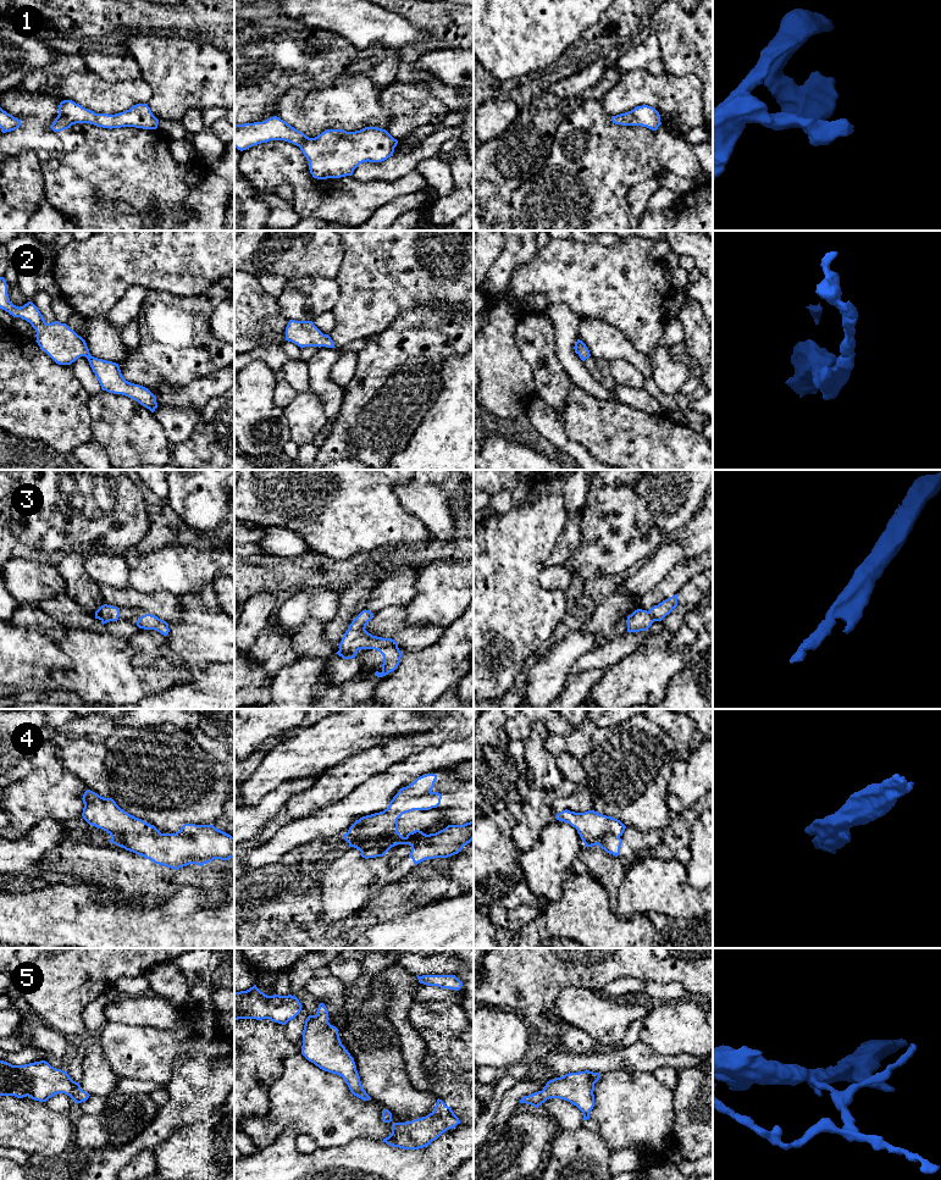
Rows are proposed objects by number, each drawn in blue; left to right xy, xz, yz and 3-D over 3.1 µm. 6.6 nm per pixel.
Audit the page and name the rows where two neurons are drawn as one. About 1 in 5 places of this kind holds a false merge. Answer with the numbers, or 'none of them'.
4

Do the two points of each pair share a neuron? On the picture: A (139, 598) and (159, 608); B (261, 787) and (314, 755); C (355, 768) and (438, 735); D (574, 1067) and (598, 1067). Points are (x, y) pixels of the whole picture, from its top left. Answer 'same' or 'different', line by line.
A: same
B: same
C: same
D: same

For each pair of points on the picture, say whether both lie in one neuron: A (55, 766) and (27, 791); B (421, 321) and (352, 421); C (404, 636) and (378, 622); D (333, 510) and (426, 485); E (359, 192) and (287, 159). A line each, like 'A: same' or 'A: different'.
A: different
B: same
C: same
D: different
E: same

